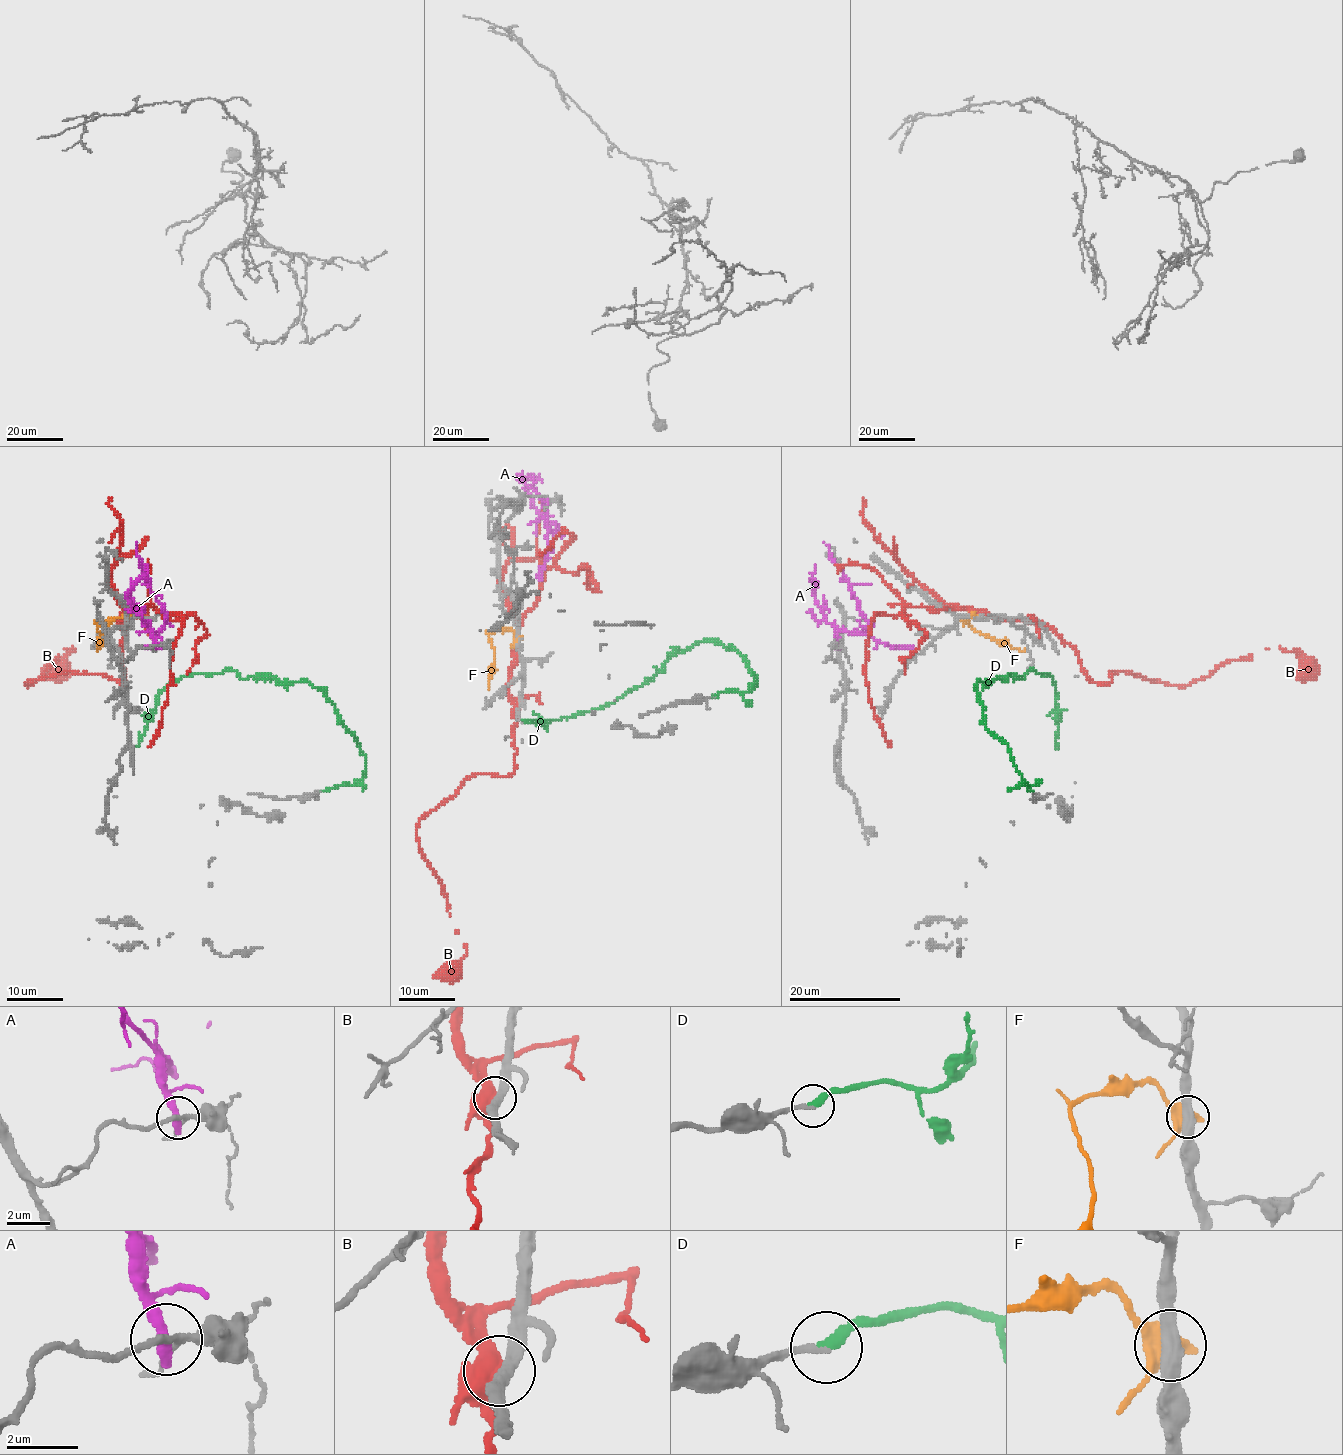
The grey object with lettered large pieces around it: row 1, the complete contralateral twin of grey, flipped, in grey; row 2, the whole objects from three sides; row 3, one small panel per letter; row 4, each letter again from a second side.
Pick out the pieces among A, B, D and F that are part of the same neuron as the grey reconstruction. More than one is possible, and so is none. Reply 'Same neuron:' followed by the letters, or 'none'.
Same neuron: D

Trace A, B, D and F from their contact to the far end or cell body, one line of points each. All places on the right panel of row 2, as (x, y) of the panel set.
A: (835, 645), (838, 631), (864, 633), (867, 619), (824, 543)
B: (1045, 626), (1071, 646), (1097, 682), (1130, 671), (1188, 685), (1269, 647), (1292, 650), (1313, 671)
D: (1032, 792), (1008, 747), (985, 724), (978, 681), (1022, 678), (1029, 670), (1050, 675), (1056, 748)
F: (972, 615), (964, 617), (971, 626), (1011, 647), (1021, 650), (1025, 647)

